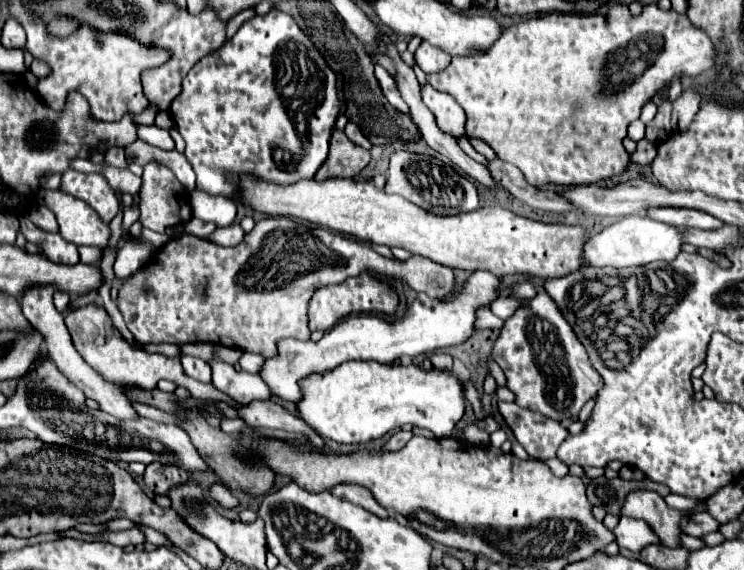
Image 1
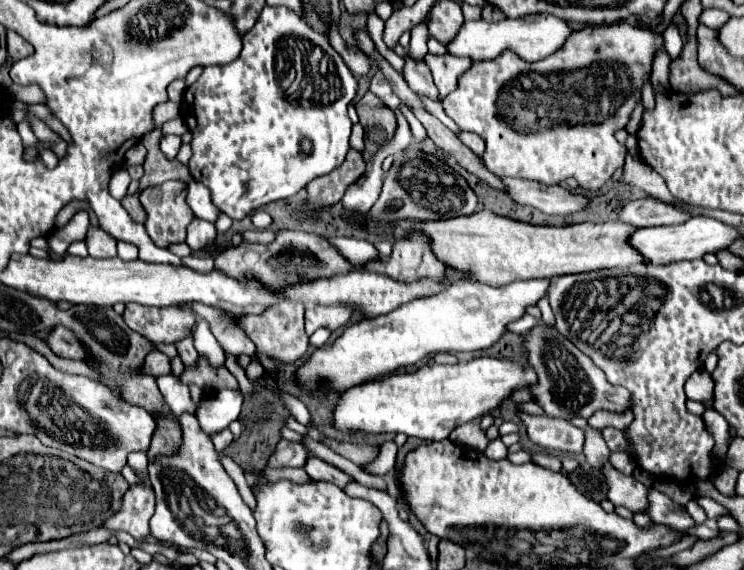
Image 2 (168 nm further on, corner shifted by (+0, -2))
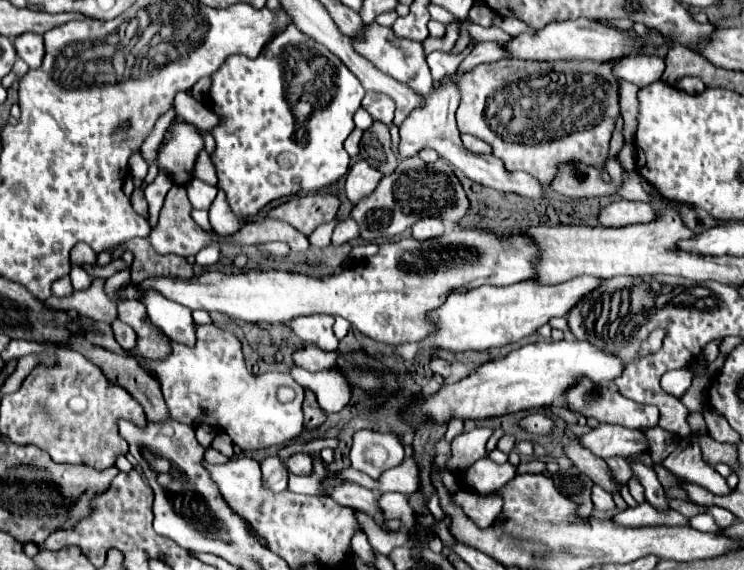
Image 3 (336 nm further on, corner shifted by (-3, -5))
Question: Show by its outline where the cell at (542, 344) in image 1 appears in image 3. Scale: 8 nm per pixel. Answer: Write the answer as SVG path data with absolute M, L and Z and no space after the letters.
M577 379L563 393L563 399L565 399L569 411L581 413L585 417L595 417L599 423L615 423L615 425L623 425L629 429L647 429L647 427L655 427L657 419L659 419L657 407L635 403L635 401L623 397L621 393L617 393L615 389L611 389L609 385L603 385L603 383L597 385L591 379Z

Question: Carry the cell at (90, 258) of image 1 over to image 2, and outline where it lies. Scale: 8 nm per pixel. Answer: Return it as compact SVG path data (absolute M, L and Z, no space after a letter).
M89 226L85 241L88 244L90 256L94 256L94 258L114 258L117 256L117 240L104 230L100 230L99 227Z

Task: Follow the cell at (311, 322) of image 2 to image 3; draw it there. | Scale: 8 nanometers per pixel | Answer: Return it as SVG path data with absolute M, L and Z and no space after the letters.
M309 315L293 319L289 327L303 341L309 341L325 351L335 351L339 341L333 335L333 321L335 319L331 315Z

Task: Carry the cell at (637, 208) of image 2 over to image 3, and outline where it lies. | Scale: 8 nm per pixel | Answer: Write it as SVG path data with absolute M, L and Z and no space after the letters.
M617 201L599 211L599 223L603 227L625 227L635 223L651 223L657 219L657 211L647 203Z

